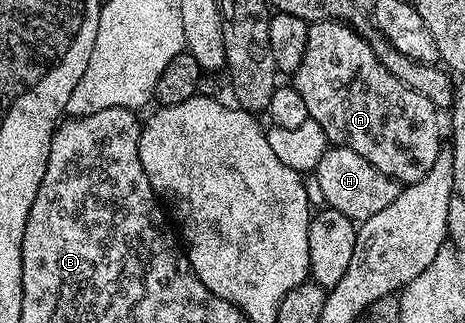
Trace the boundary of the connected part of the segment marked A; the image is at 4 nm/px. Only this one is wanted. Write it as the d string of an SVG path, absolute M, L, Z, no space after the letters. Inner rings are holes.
M315 22L310 25L307 32L307 52L303 52L303 64L299 64L297 71L291 75L291 85L297 89L299 96L303 96L303 101L307 103L310 119L320 124L332 145L351 148L351 152L363 156L371 165L379 168L379 172L383 172L388 178L394 178L398 184L421 182L423 176L427 176L431 164L435 164L435 160L443 148L443 126L442 123L441 126L437 123L438 107L433 106L431 100L427 100L419 92L407 88L407 84L403 84L397 77L392 76L387 68L383 68L379 56L375 56L375 52L371 52L367 40L361 37L353 27L346 26L344 22Z

